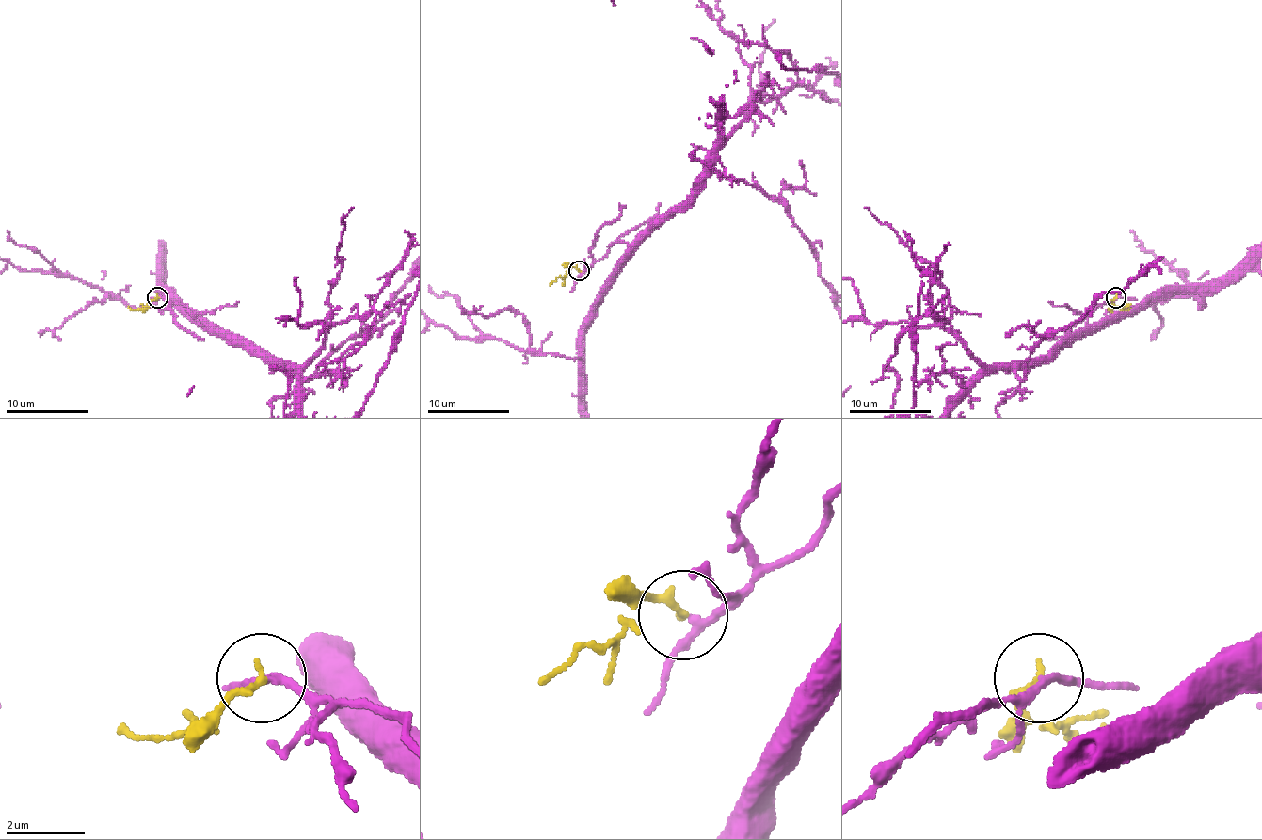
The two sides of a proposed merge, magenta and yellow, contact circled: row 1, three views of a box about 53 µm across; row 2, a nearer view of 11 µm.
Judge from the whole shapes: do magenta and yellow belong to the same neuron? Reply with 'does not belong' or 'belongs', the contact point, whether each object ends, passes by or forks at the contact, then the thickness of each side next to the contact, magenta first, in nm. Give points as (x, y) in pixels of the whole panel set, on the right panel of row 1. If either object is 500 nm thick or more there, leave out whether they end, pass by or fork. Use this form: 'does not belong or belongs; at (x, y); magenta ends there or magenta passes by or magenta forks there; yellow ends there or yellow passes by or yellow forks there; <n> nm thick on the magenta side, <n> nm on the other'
belongs; at (1115, 297); magenta passes by; yellow ends there; 180 nm thick on the magenta side, 200 nm on the other

